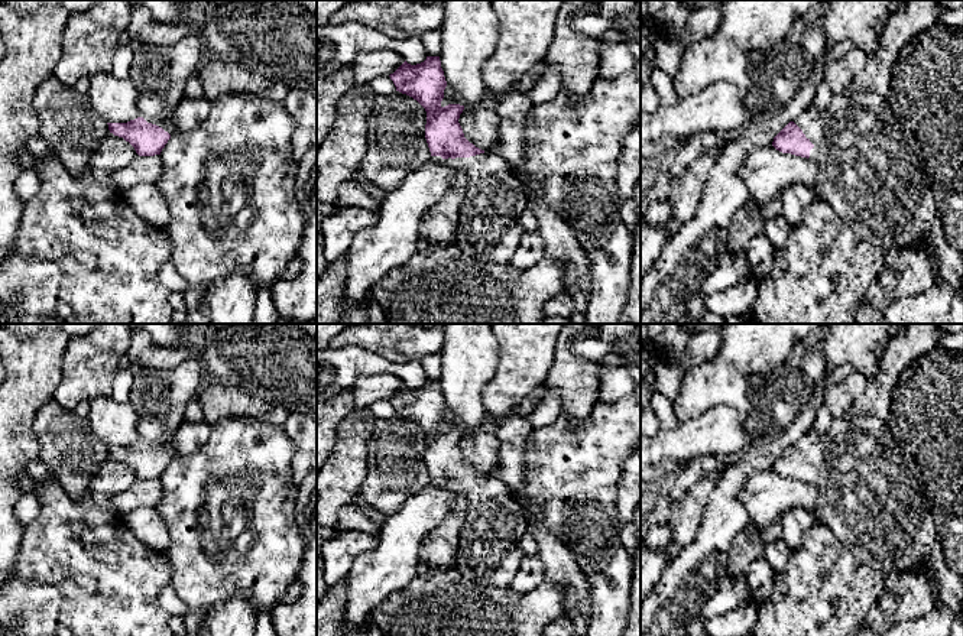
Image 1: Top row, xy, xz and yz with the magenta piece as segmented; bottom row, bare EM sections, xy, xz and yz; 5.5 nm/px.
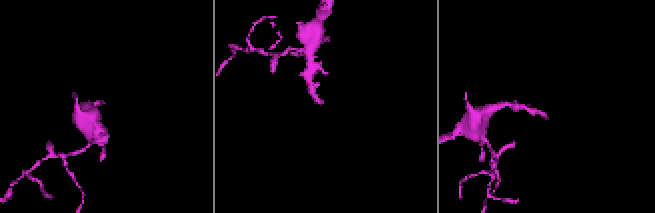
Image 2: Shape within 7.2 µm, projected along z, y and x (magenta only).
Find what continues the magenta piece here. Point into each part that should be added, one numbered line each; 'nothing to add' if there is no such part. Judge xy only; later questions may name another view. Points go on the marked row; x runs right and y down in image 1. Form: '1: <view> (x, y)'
1: xy (165, 122)

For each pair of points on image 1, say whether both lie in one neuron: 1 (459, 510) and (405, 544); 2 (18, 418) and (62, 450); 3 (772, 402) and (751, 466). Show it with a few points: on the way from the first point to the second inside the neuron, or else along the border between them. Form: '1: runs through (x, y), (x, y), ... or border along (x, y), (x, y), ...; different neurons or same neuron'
1: border along (459, 493), (451, 510), (421, 541), (420, 548); different neurons
2: border along (49, 399), (33, 422), (38, 457); different neurons
3: runs through (772, 418), (772, 428), (762, 450); same neuron

